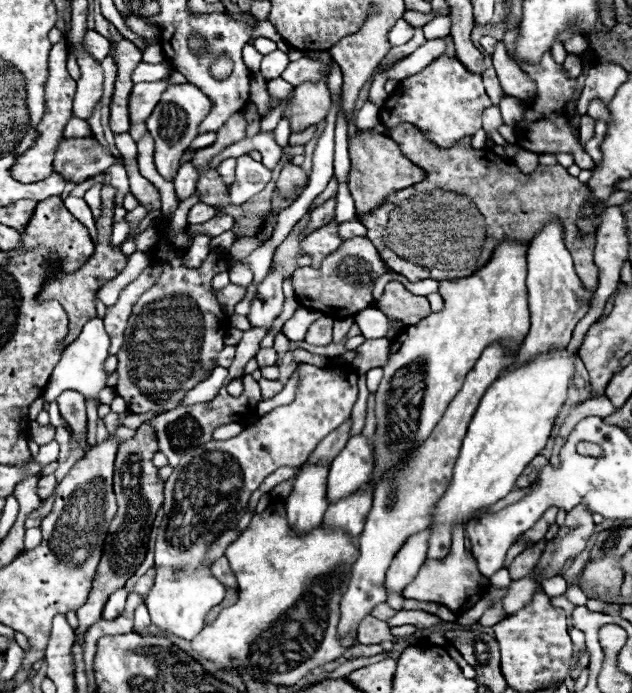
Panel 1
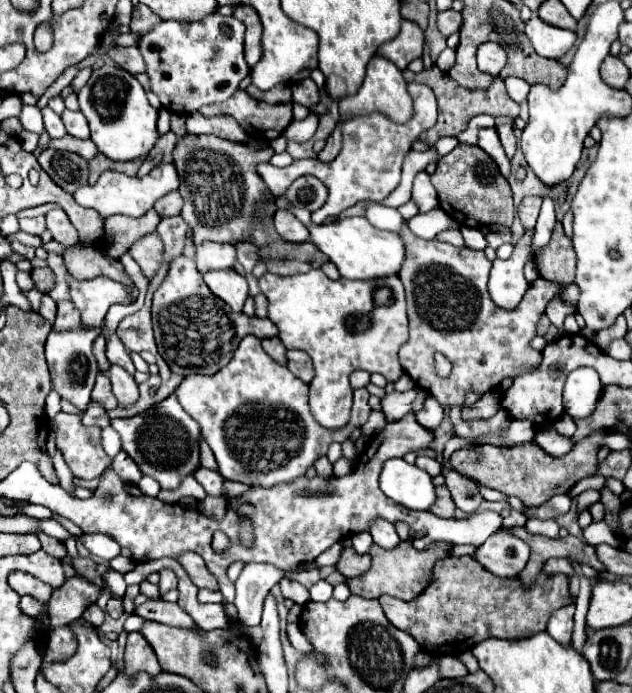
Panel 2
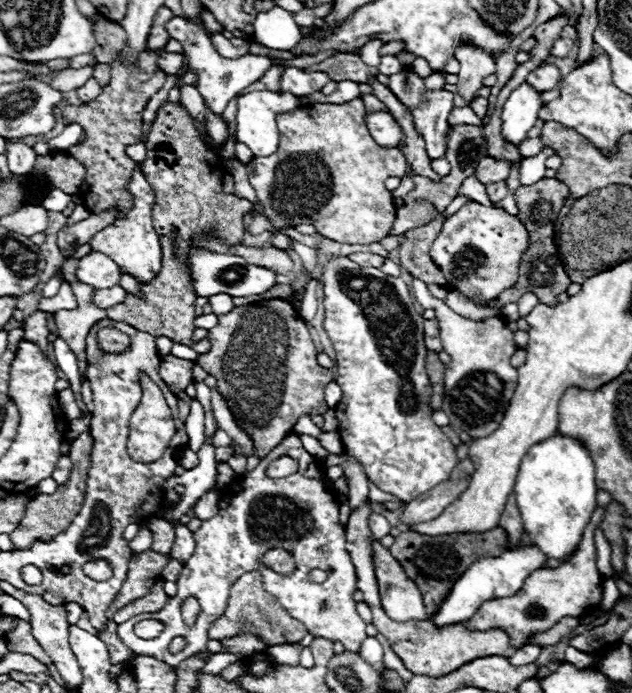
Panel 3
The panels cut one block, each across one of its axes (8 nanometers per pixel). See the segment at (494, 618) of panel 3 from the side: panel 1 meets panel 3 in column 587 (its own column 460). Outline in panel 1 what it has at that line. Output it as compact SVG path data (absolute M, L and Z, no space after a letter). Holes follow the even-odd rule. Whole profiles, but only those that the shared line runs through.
M456 526L454 538L452 538L452 552L440 562L426 560L424 566L420 568L418 576L414 578L414 582L408 584L408 588L402 594L404 594L404 598L414 598L414 600L422 600L422 602L438 602L438 604L444 604L446 608L450 608L452 612L460 612L460 608L464 608L468 604L468 596L470 596L470 604L472 604L472 596L474 596L474 604L478 602L482 588L484 588L484 584L482 584L482 574L478 572L478 564L476 564L474 556L464 548L464 528Z

